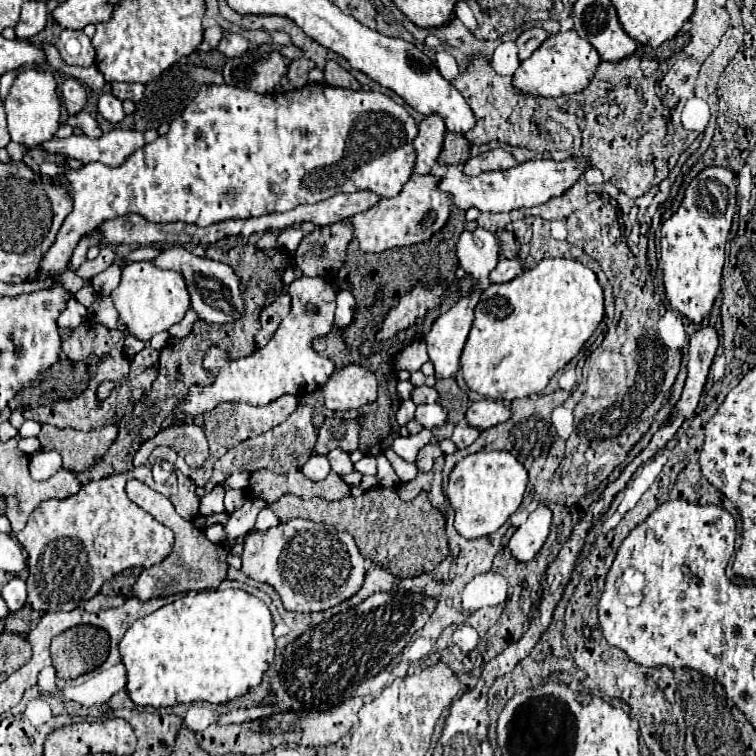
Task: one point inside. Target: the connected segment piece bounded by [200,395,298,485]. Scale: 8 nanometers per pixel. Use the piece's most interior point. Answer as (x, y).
(228, 424)

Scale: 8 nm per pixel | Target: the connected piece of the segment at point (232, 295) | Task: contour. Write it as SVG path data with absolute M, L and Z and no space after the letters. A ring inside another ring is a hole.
M182 245L164 247L160 255L152 259L152 263L160 269L174 269L184 277L192 307L200 319L208 323L230 323L230 321L240 319L244 311L244 303L240 297L240 277L230 269L230 265L212 261L208 257L196 257L190 251L186 251Z

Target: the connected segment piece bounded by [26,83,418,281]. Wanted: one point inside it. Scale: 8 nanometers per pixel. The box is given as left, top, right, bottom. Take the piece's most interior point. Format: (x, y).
(233, 154)

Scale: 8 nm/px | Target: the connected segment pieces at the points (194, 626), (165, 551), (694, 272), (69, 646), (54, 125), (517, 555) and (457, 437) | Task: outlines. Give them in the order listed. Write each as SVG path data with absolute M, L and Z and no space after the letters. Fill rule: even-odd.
M216 589L216 591L186 593L184 597L176 599L174 603L164 605L164 607L156 609L154 613L150 613L150 615L146 615L146 617L138 619L138 621L126 631L126 635L122 637L122 641L120 641L120 655L122 655L122 661L124 661L126 671L128 671L126 691L128 691L130 699L132 699L136 705L150 705L150 707L156 707L156 709L158 709L158 707L172 707L172 705L180 705L180 703L188 705L188 703L194 703L194 701L206 701L206 703L224 705L224 703L228 703L228 701L234 701L234 699L238 699L238 697L244 697L250 689L254 689L254 687L260 685L264 673L268 671L270 663L274 661L276 641L274 641L274 635L272 635L272 627L274 627L274 623L272 623L272 615L270 615L268 605L266 605L262 599L250 595L250 593L246 593L246 591L242 591L242 589L224 589L224 591Z
M134 467L120 475L88 481L70 497L46 499L30 513L28 525L16 539L28 551L26 585L28 605L34 611L48 613L82 607L80 601L92 599L112 575L122 573L126 567L152 567L170 555L172 531L136 503L130 503L124 491L126 481L134 477L163 495L168 495L168 490L178 489L175 473L160 487L150 467Z
M706 167L688 185L678 211L662 223L660 231L660 267L664 277L664 295L674 309L700 325L720 293L724 265L724 245L736 211L734 173L724 167Z
M80 625L64 631L62 635L56 635L50 645L52 665L56 667L56 675L60 679L76 679L100 667L108 657L108 647L110 647L108 633L96 627ZM88 645L94 645L94 647L90 647L86 655L82 655L80 647L88 647Z
M36 69L22 71L14 79L14 85L6 97L4 109L6 109L8 133L12 141L28 149L34 149L40 143L52 139L60 127L60 99L58 99L54 77L48 71L36 71Z
M538 505L528 515L526 523L522 523L510 537L508 549L510 549L512 557L520 563L534 559L538 555L538 551L542 549L544 541L548 539L550 525L552 525L552 511L546 505Z
M456 425L450 439L454 441L454 445L456 445L458 449L464 449L464 447L472 445L478 435L480 435L480 431L478 431L476 427L470 427L470 425Z

